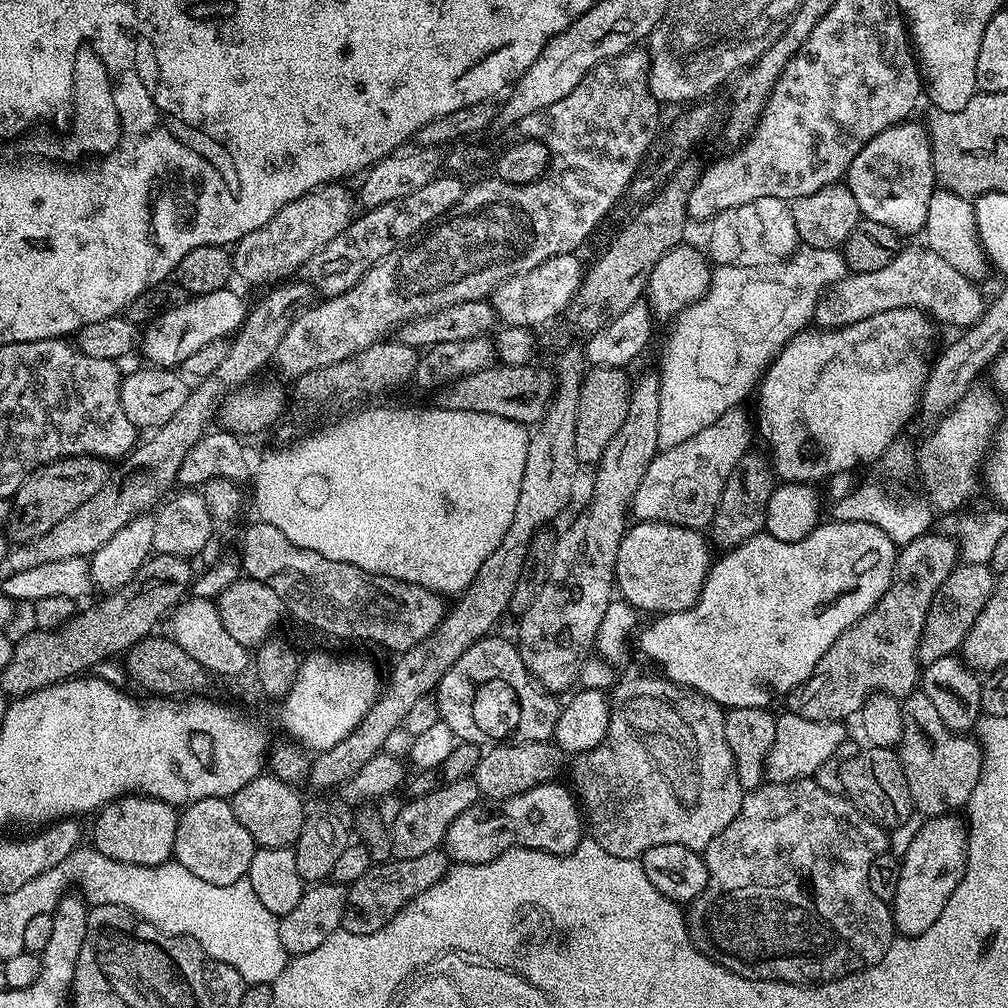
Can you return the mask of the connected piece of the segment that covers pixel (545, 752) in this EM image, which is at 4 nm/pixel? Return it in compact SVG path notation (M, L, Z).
M500 742L489 747L481 755L474 773L474 779L481 797L488 800L505 800L520 796L534 786L553 783L556 776L566 768L566 753L554 742Z

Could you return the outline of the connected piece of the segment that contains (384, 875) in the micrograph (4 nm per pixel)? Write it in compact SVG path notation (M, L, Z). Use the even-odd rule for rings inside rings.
M440 848L430 850L430 854L421 854L418 858L385 860L385 864L373 863L362 878L348 885L346 910L340 923L343 931L350 934L374 934L374 930L382 930L386 922L394 918L394 914L401 912L411 900L418 898L422 890L430 890L430 886L442 879L450 867L448 853Z

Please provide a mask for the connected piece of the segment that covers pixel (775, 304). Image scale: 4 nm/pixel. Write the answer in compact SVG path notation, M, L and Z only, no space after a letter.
M797 247L792 255L759 265L757 268L746 266L719 265L712 273L712 281L700 300L693 301L683 312L671 321L668 341L660 356L660 434L667 446L678 446L686 438L694 438L698 430L718 422L726 410L737 407L748 395L753 395L768 365L776 359L798 335L805 331L804 324L816 314L816 304L820 295L830 284L841 280L846 274L844 257L834 248Z

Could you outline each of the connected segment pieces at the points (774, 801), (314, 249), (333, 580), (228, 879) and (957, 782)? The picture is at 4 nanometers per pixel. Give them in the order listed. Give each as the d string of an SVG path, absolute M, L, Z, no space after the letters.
M815 778L785 784L765 782L760 787L751 789L745 795L734 822L730 822L730 826L726 826L726 830L722 830L722 834L718 834L718 838L714 838L714 842L710 842L710 846L702 853L708 871L708 885L706 890L702 890L700 897L691 901L686 908L688 933L694 946L714 962L726 966L726 970L751 980L781 980L787 984L815 986L829 984L831 980L841 980L855 972L865 972L866 969L882 962L894 939L892 908L889 901L878 898L874 890L870 890L870 866L874 858L889 851L888 836L889 833L885 829L865 816L859 808L855 808L847 796L824 790L822 786L818 786Z
M340 182L321 184L302 198L282 206L282 210L278 210L266 226L258 226L258 230L250 230L246 238L237 240L231 253L233 273L248 284L266 284L270 280L278 282L291 272L299 273L305 262L325 248L334 237L345 232L357 215L357 201L353 193L351 196L344 187Z
M255 522L249 526L248 530L244 534L244 546L238 551L238 557L242 565L242 572L247 579L257 580L262 582L266 586L270 586L270 590L274 590L274 594L278 594L281 605L296 620L301 620L304 624L309 624L312 628L317 628L320 632L325 632L328 636L337 636L340 640L354 640L358 636L361 636L364 640L374 640L376 643L381 644L384 648L389 648L392 654L399 654L410 650L418 642L422 642L431 635L433 631L444 621L446 615L446 607L444 608L445 597L438 591L432 591L429 588L424 588L421 584L415 584L414 582L406 582L405 580L399 580L393 576L383 576L382 574L374 574L373 572L367 572L362 570L358 566L354 566L350 562L334 562L330 558L326 558L322 554L318 554L314 550L306 550L302 546L298 546L294 542L290 542L290 538L286 538L286 534L282 534L282 530L278 530L278 526L270 526L263 522Z
M215 796L214 798L202 798L198 802L187 805L179 813L172 855L175 863L186 866L186 870L190 870L194 878L202 878L202 882L210 882L214 886L230 886L239 879L247 877L250 870L250 858L254 858L257 847L254 838L250 838L250 834L243 829L238 818L234 818L231 803L225 797Z
M923 690L903 697L900 709L902 738L898 755L906 774L906 786L912 795L913 809L919 815L921 812L924 818L947 816L967 809L968 799L974 794L974 786L978 786L984 765L979 743L971 735L950 731Z

